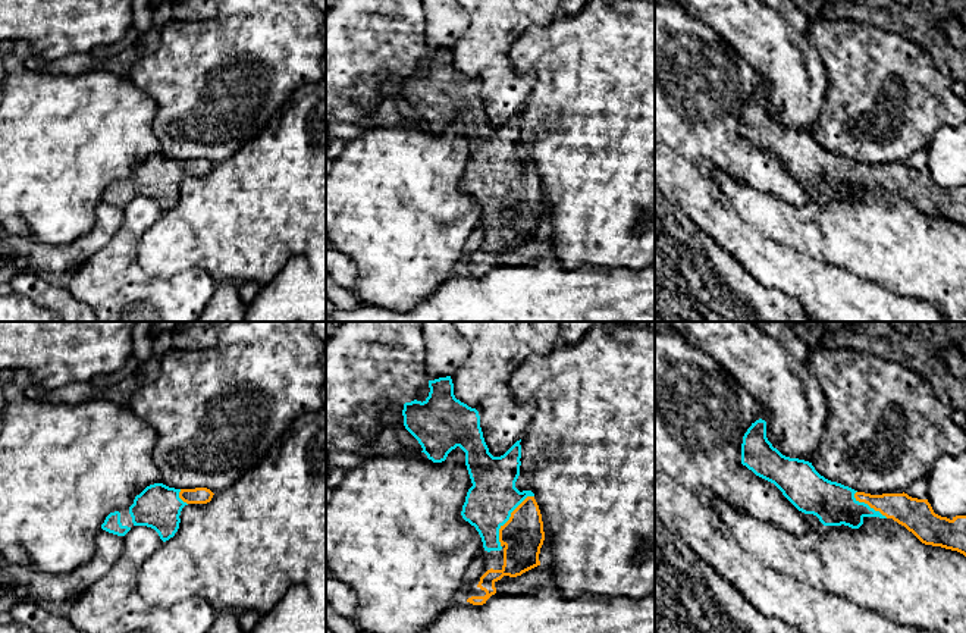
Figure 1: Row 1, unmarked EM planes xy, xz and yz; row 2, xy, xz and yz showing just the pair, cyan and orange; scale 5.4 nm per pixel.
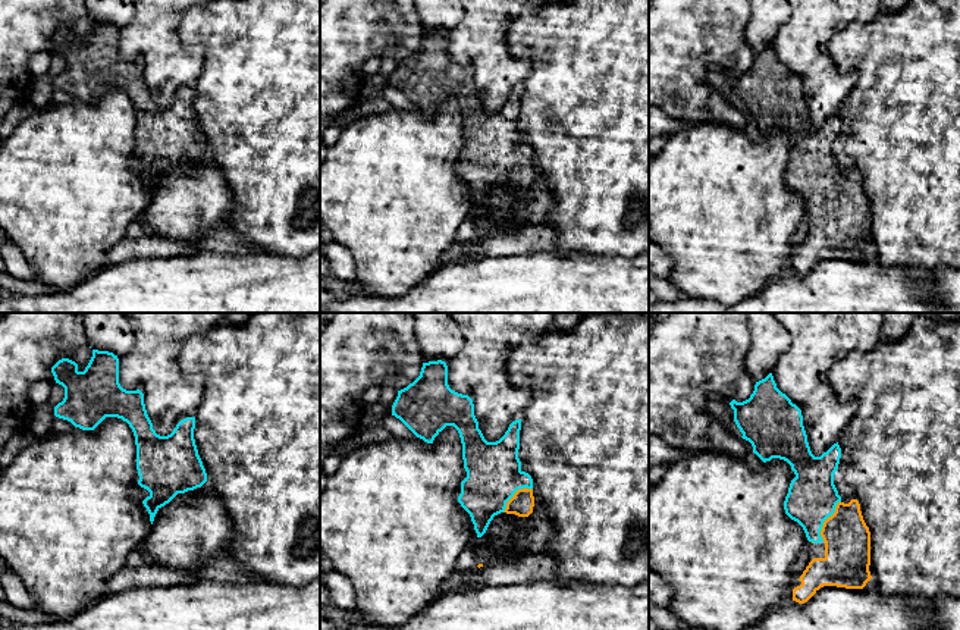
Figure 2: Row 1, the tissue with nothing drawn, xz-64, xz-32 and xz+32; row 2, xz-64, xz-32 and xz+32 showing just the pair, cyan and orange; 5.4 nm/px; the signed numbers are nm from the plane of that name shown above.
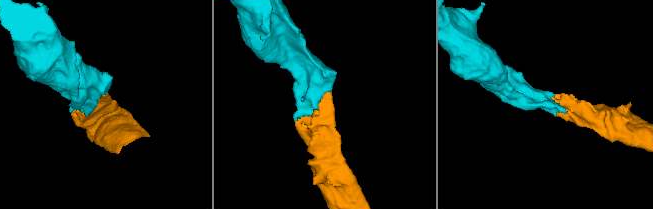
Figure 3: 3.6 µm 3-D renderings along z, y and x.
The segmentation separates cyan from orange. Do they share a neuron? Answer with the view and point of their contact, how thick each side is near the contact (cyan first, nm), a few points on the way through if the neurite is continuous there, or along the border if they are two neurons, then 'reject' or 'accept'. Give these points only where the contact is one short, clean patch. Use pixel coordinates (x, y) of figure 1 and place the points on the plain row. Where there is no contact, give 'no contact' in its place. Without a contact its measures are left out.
meets cyan in xz at (508, 190); 260 nm thick on the cyan side, 220 nm on the other; accept

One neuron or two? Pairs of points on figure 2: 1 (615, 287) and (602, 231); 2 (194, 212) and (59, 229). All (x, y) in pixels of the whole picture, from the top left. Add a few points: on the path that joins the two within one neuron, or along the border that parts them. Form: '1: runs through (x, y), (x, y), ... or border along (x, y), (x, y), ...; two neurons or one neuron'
1: border along (573, 256), (602, 254), (633, 259); two neurons
2: border along (151, 196), (146, 209), (135, 219); two neurons

